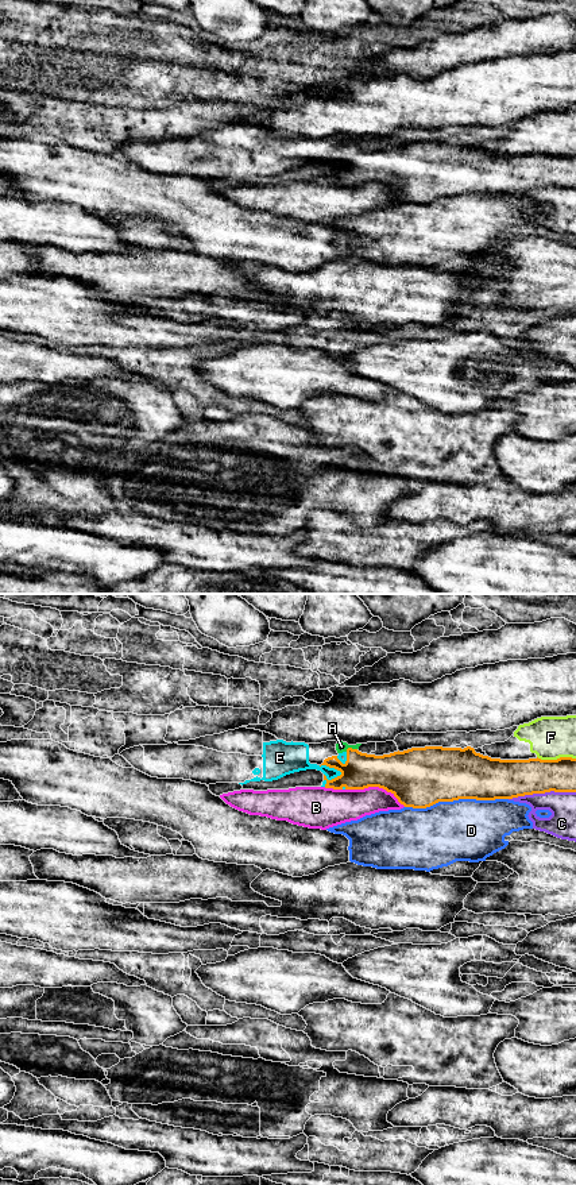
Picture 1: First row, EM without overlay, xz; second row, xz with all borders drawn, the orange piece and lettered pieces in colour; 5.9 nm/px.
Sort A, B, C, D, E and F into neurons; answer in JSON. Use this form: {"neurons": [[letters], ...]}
{"neurons": [["A", "E"], ["B"], ["C"], ["D"], ["F"]]}

